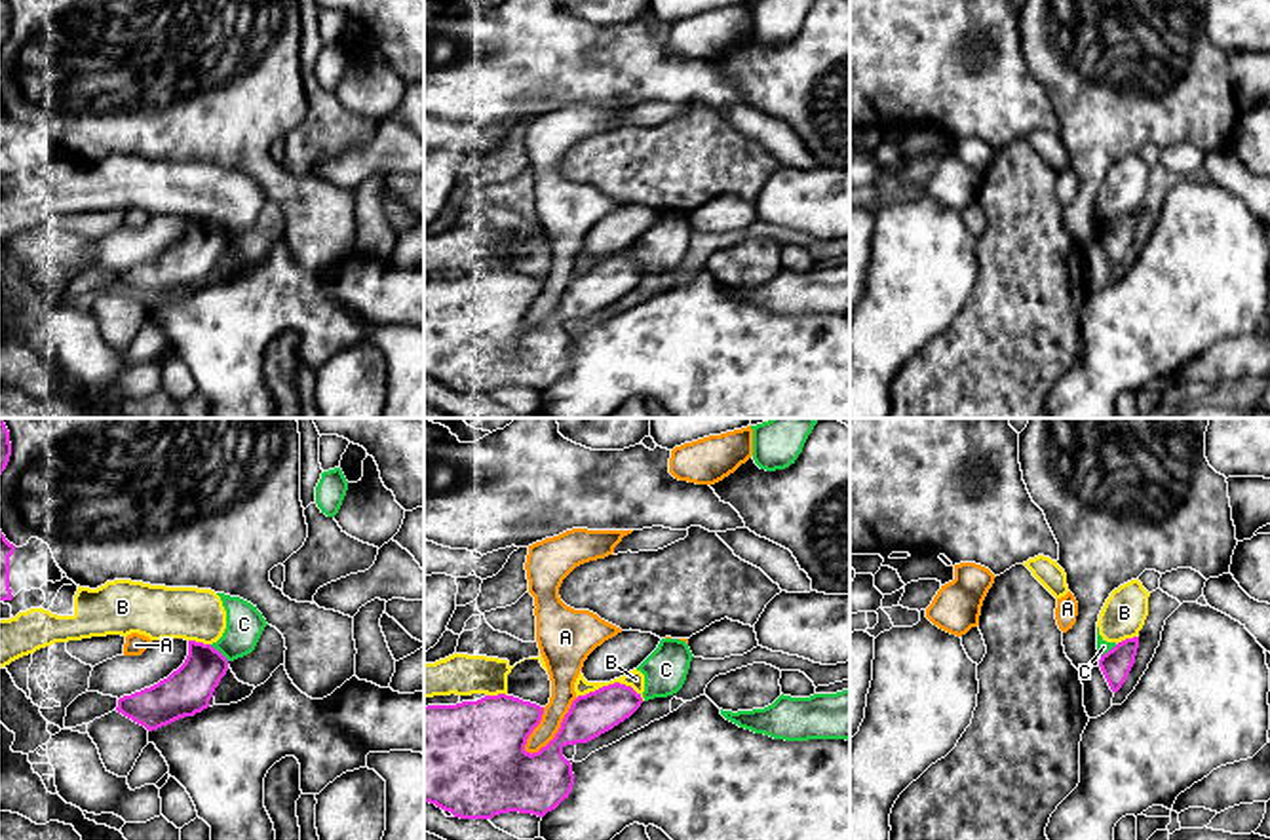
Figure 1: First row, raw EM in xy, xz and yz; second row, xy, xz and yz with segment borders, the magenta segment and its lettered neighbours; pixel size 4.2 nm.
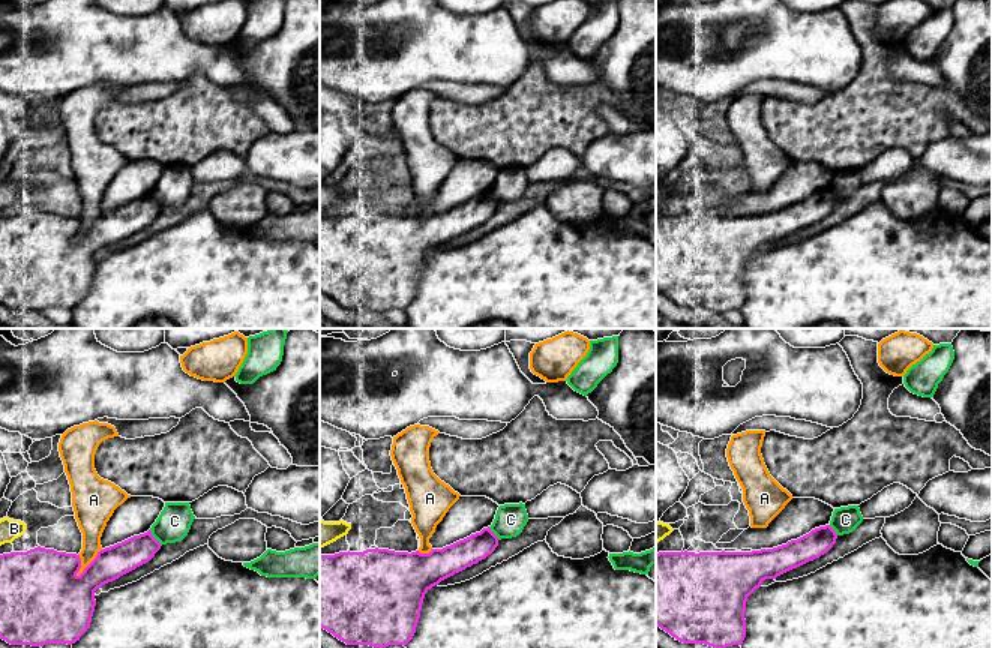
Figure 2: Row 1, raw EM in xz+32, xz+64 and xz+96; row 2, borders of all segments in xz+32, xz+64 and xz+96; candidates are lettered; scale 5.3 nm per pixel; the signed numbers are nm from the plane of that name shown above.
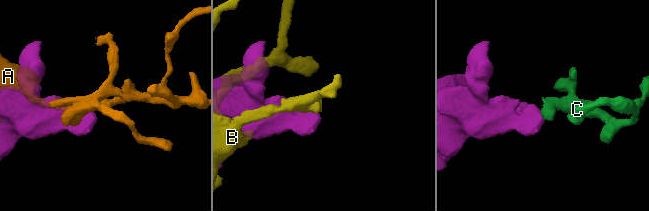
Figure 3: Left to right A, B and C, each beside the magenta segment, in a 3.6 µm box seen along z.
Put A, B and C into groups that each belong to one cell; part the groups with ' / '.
A / B C

